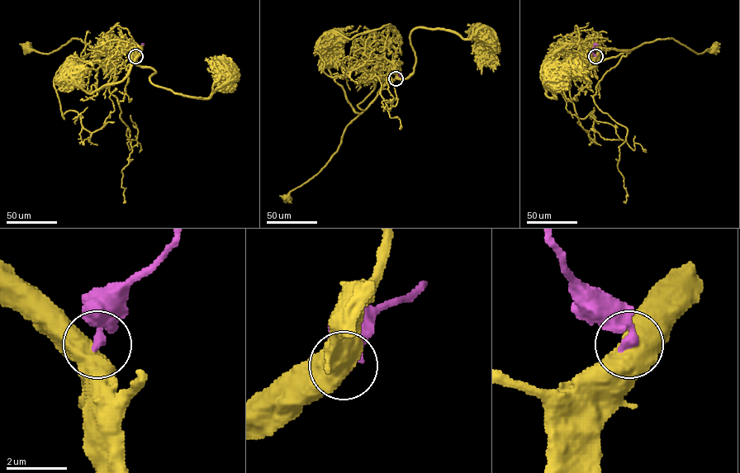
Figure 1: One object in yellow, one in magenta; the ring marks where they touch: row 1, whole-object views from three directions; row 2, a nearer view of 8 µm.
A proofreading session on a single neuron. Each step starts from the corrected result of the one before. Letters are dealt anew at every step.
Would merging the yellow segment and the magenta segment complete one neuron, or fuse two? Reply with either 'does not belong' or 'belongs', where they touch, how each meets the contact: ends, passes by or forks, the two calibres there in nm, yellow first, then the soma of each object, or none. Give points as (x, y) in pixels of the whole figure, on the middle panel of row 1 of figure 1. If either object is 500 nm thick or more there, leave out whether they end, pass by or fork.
does not belong; place (396, 78); calibres 600 and 340 nm; soma yellow (286, 197); soma magenta none

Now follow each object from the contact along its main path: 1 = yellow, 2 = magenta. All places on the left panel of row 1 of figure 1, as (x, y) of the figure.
1: (135, 56), (124, 49), (97, 49), (81, 39), (73, 38), (48, 54), (32, 50), (28, 45), (26, 47)
2: (135, 56), (144, 45)

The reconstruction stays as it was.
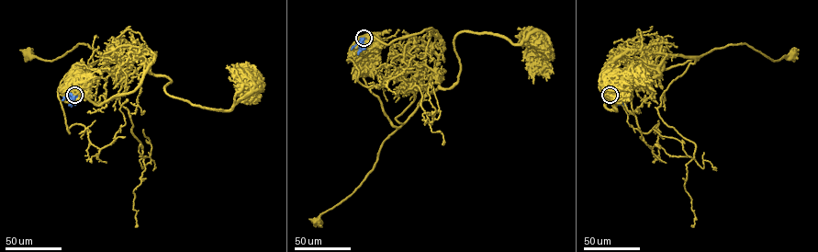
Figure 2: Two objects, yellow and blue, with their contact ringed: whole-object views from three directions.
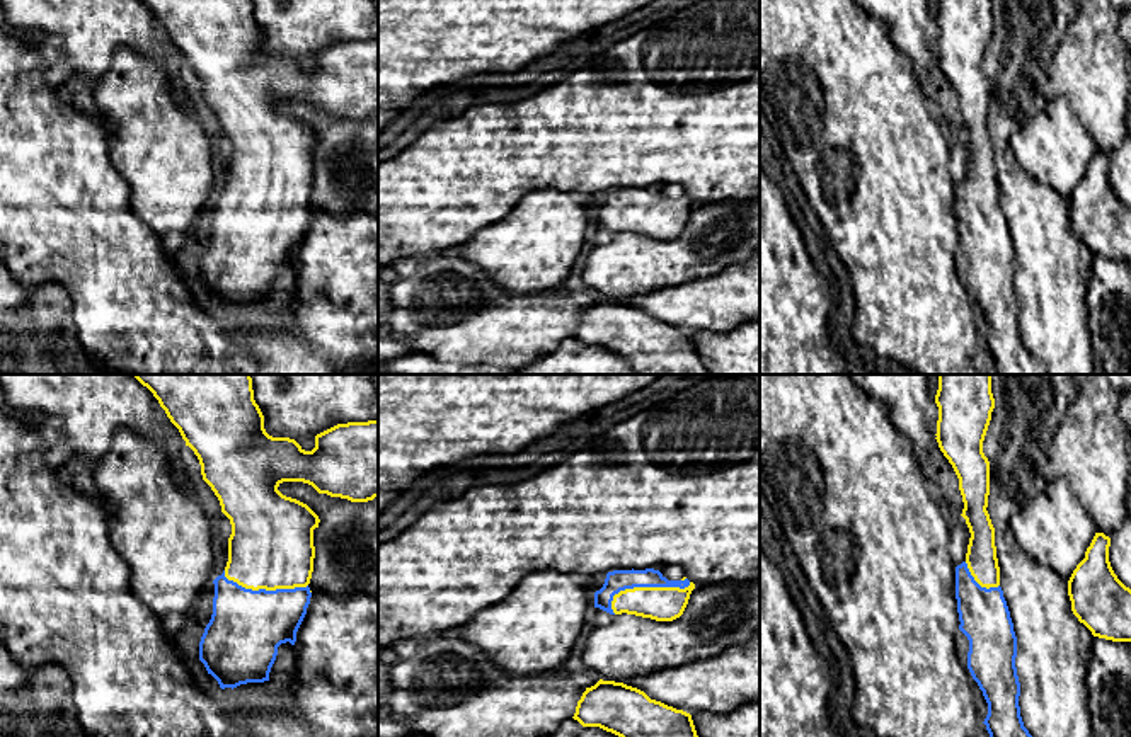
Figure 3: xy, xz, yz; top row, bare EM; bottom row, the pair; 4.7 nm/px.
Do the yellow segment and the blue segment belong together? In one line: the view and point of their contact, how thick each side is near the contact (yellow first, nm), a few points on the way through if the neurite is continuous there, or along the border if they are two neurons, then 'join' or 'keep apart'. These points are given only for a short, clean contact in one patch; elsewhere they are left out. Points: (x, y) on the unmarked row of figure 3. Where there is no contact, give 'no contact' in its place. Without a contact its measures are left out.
xz (646, 206) | 160/100 nm | across xz (658, 222), (646, 206), (622, 206), (615, 199) | join

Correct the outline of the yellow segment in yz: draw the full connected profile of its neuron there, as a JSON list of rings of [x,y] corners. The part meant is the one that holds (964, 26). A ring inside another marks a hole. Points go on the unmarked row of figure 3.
[[[939,0],[935,22],[939,26],[935,58],[959,97],[964,121],[961,134],[971,151],[966,179],[956,186],[956,218],[959,249],[969,259],[967,288],[988,322],[988,334],[983,342],[996,374],[1048,374],[1046,366],[1029,352],[1020,335],[1020,301],[1015,286],[1017,255],[1000,206],[995,146],[986,129],[990,80],[983,71],[983,60],[995,27],[991,0]]]

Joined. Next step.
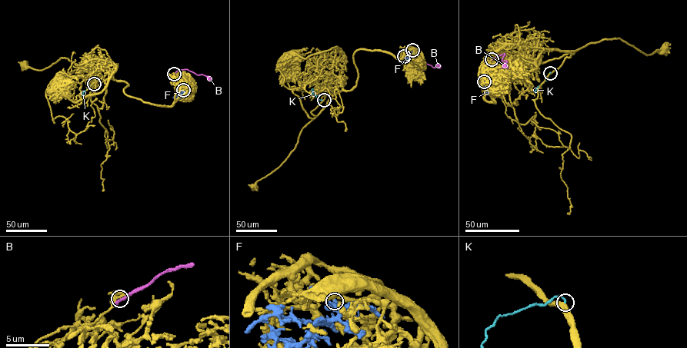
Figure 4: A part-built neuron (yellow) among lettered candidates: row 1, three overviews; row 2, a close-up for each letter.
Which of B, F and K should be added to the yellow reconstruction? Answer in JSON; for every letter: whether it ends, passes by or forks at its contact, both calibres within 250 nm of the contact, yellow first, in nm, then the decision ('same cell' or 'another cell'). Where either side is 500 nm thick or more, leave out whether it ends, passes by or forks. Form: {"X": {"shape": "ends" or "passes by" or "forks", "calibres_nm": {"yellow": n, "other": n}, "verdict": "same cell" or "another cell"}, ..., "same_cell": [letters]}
{"B": {"shape": "ends", "calibres_nm": {"yellow": 360, "other": 360}, "verdict": "another cell"}, "F": {"shape": "passes by", "calibres_nm": {"yellow": 400, "other": 400}, "verdict": "same cell"}, "K": {"shape": "ends", "calibres_nm": {"yellow": 440, "other": 200}, "verdict": "another cell"}, "same_cell": ["F"]}

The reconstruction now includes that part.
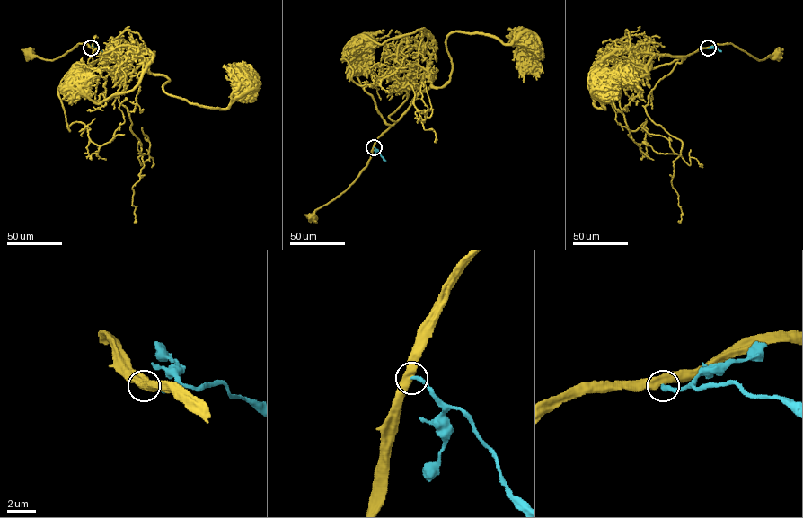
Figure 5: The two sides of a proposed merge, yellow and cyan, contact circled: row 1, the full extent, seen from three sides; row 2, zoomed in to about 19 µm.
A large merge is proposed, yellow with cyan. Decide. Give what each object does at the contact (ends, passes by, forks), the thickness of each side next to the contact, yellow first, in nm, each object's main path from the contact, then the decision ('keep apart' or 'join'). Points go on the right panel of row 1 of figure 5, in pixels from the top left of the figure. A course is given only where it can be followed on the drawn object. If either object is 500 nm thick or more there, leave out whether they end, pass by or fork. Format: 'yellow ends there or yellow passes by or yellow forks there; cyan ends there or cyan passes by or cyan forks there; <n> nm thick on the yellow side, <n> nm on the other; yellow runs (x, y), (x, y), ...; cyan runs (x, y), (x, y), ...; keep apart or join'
550 nm thick on the yellow side, 320 nm on the other; yellow runs (708, 48), (732, 43), (759, 60), (778, 53); cyan runs (708, 48), (721, 51); keep apart

